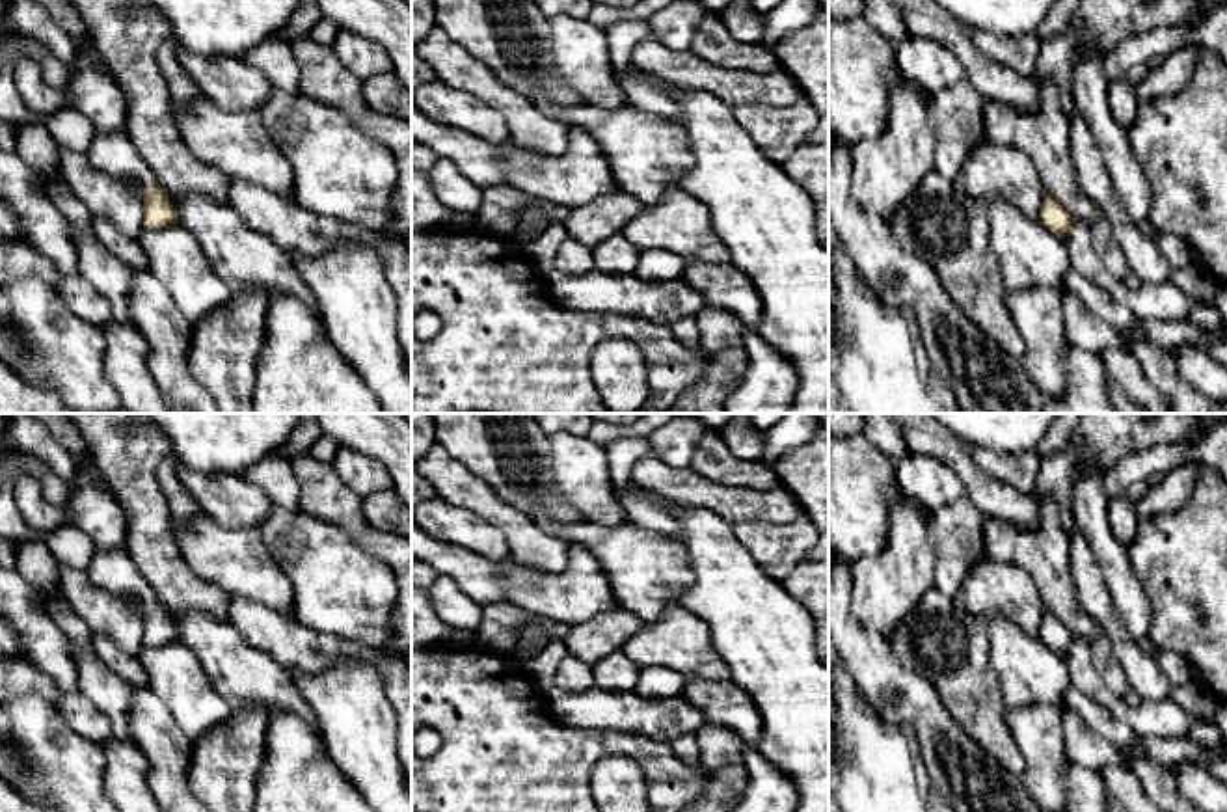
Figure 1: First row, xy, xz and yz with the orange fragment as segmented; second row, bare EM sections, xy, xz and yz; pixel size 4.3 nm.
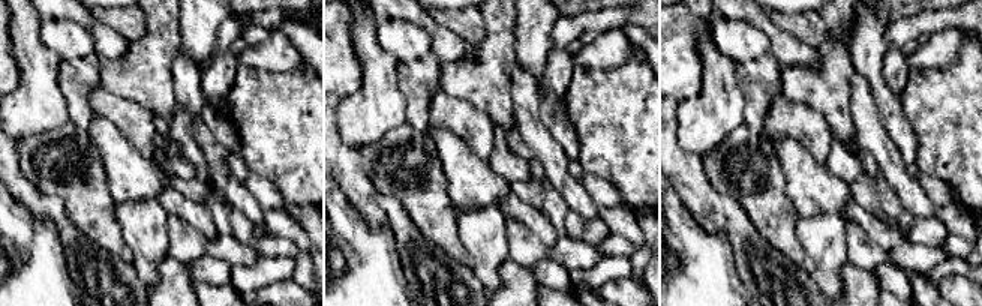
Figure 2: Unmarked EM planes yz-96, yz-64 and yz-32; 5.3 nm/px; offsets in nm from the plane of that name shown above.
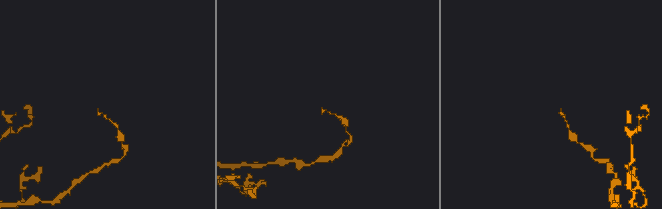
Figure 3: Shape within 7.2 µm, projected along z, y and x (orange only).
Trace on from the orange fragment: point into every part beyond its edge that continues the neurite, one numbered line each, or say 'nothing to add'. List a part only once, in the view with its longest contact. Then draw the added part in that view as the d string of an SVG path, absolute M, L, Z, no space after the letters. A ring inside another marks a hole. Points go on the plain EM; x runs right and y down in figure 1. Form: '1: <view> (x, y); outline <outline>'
1: xy (112, 570); outline M97 548L86 572L97 587L108 592L136 596L143 605L155 600L149 583L136 570L130 553L125 548Z

